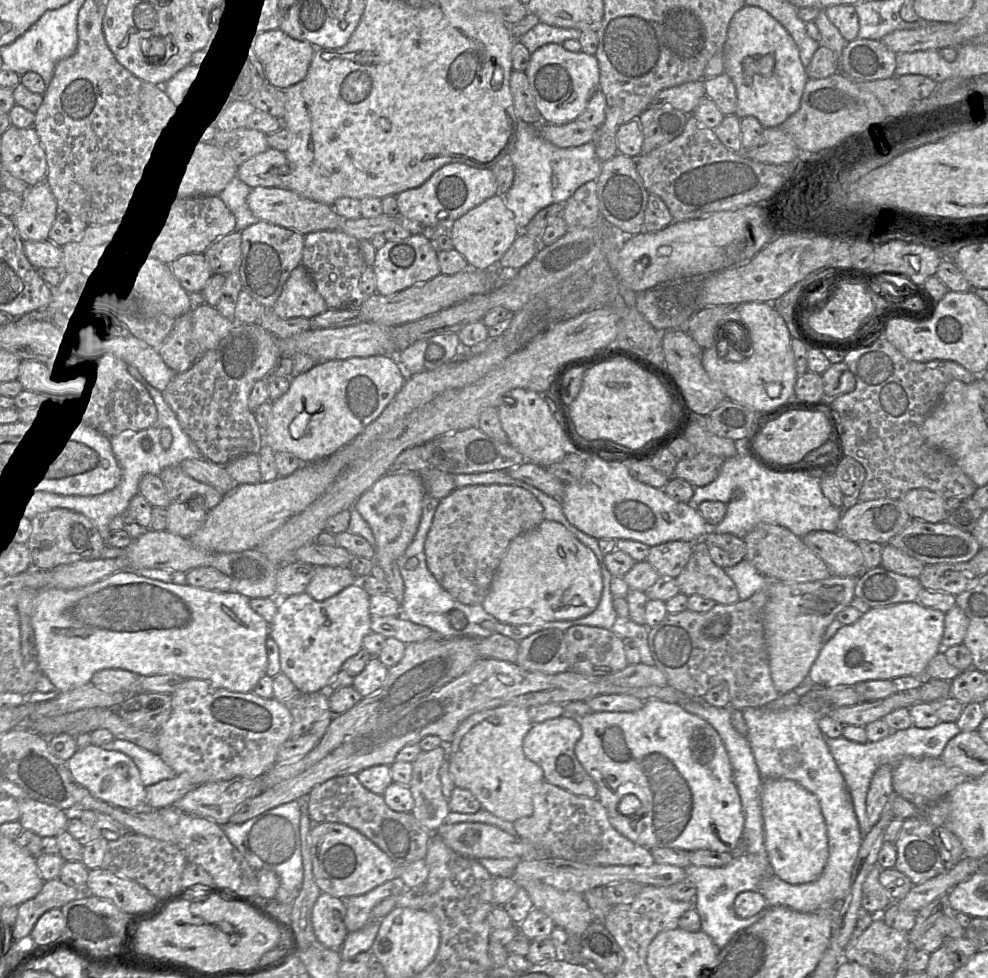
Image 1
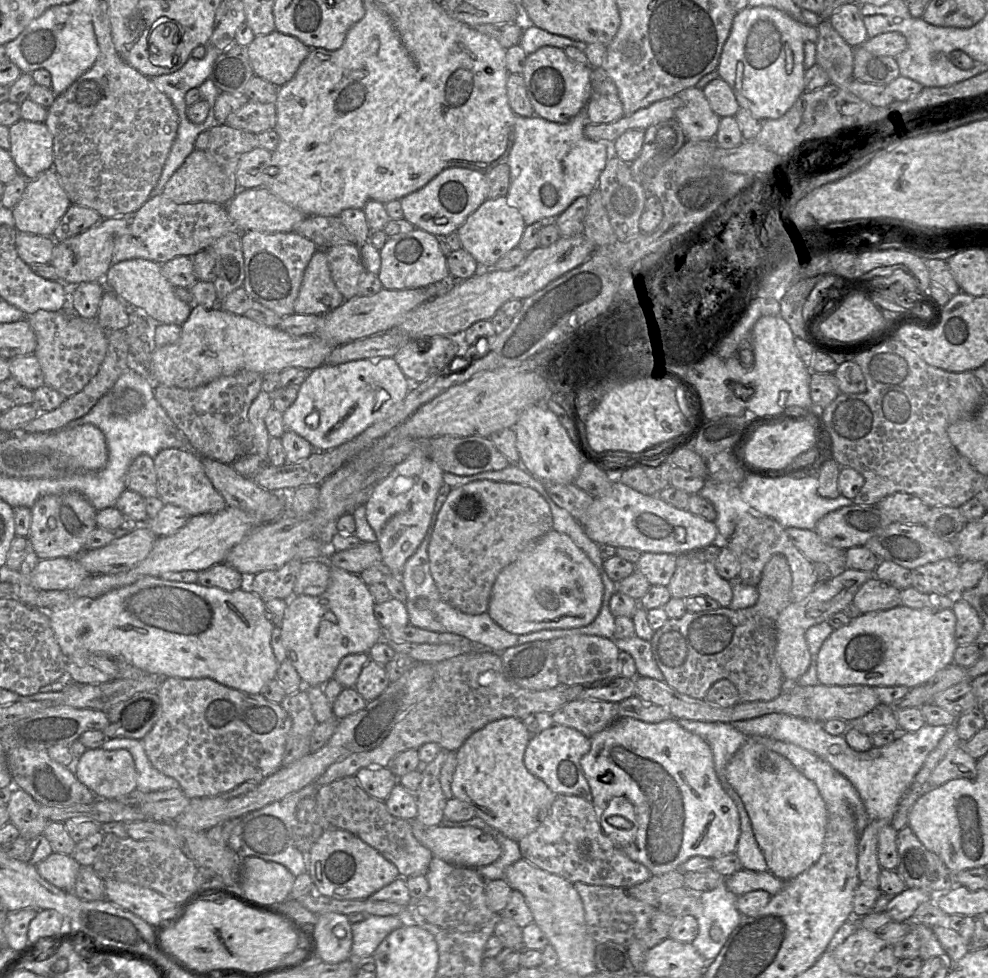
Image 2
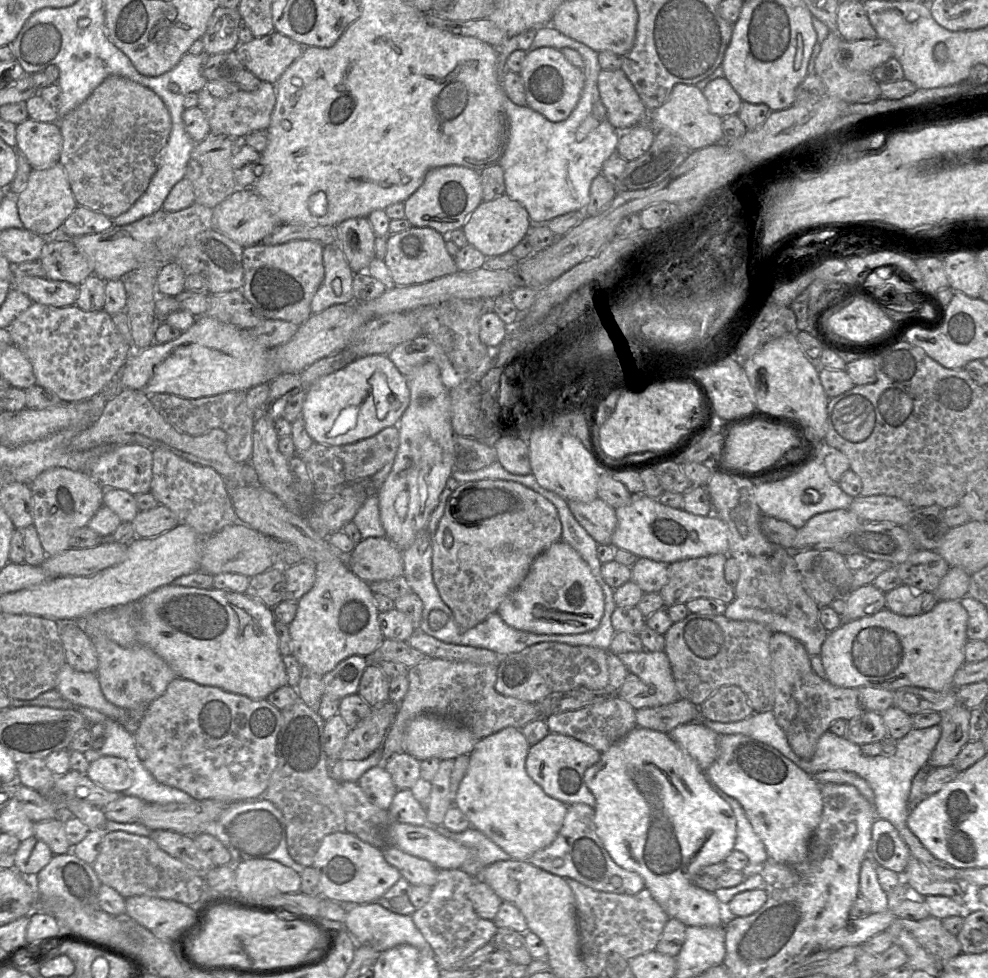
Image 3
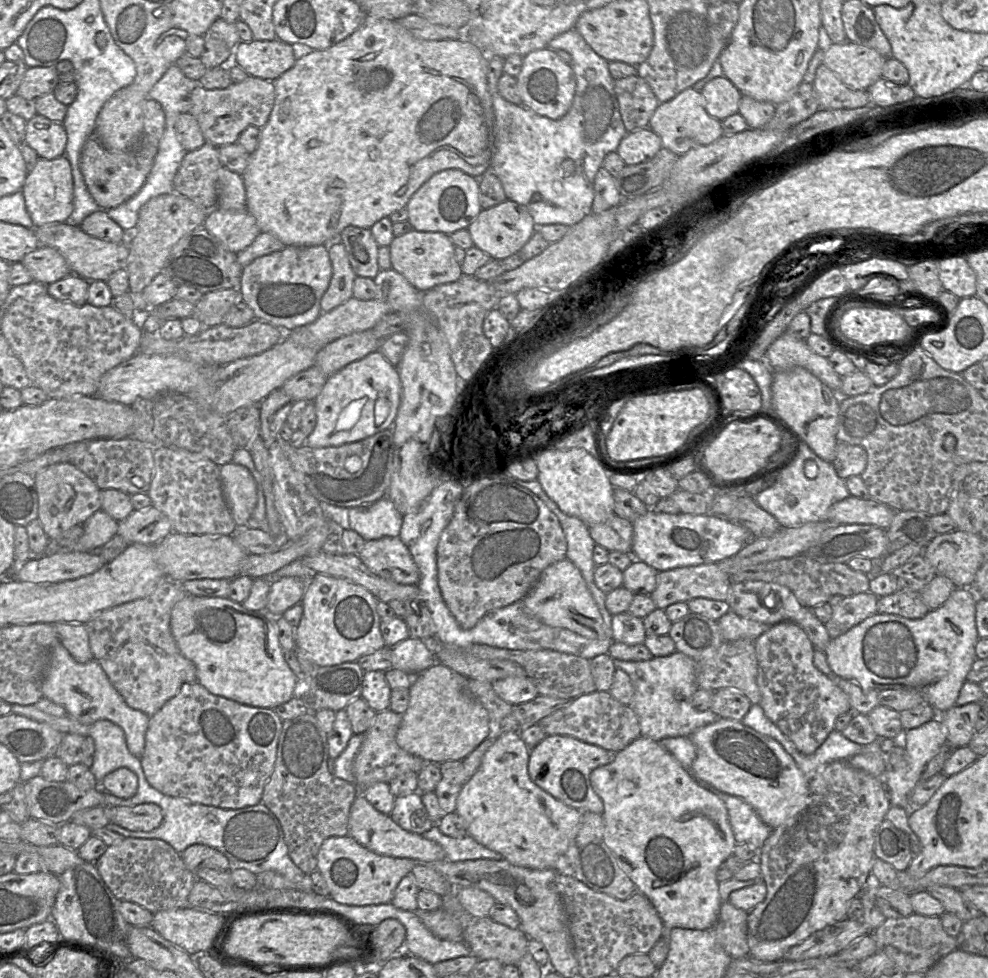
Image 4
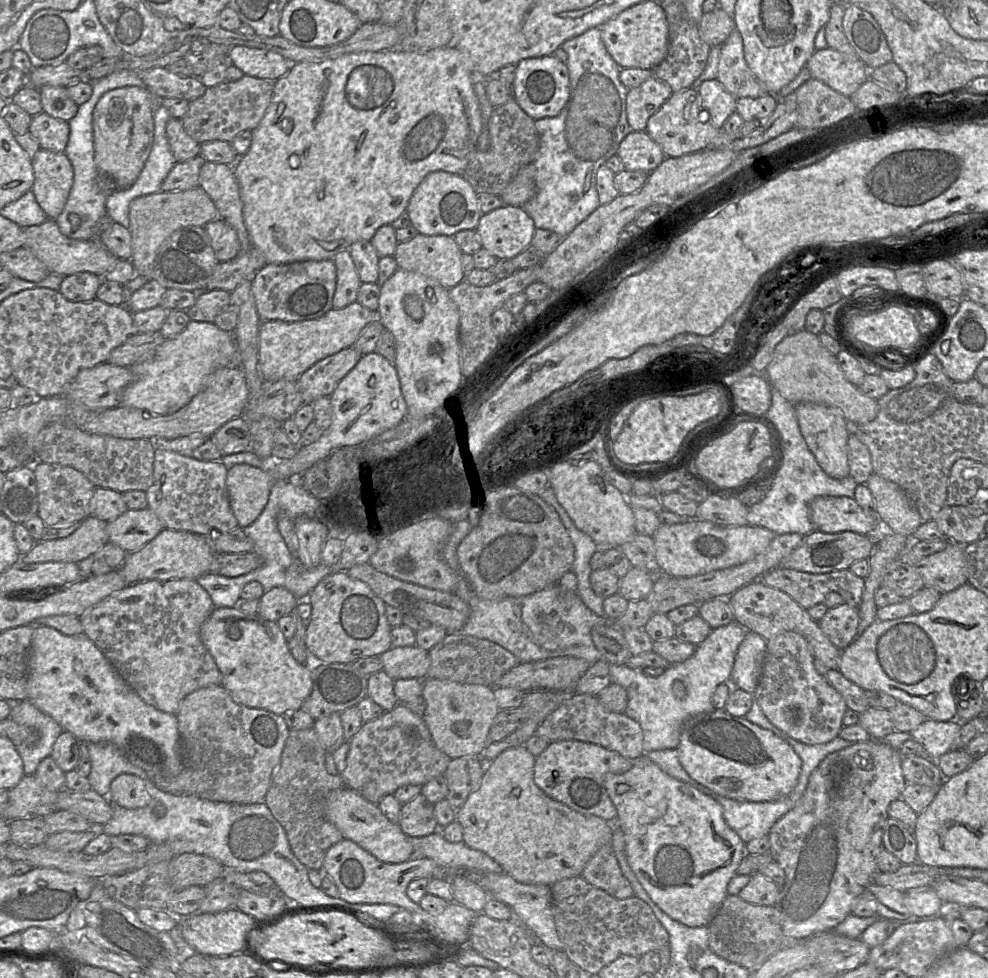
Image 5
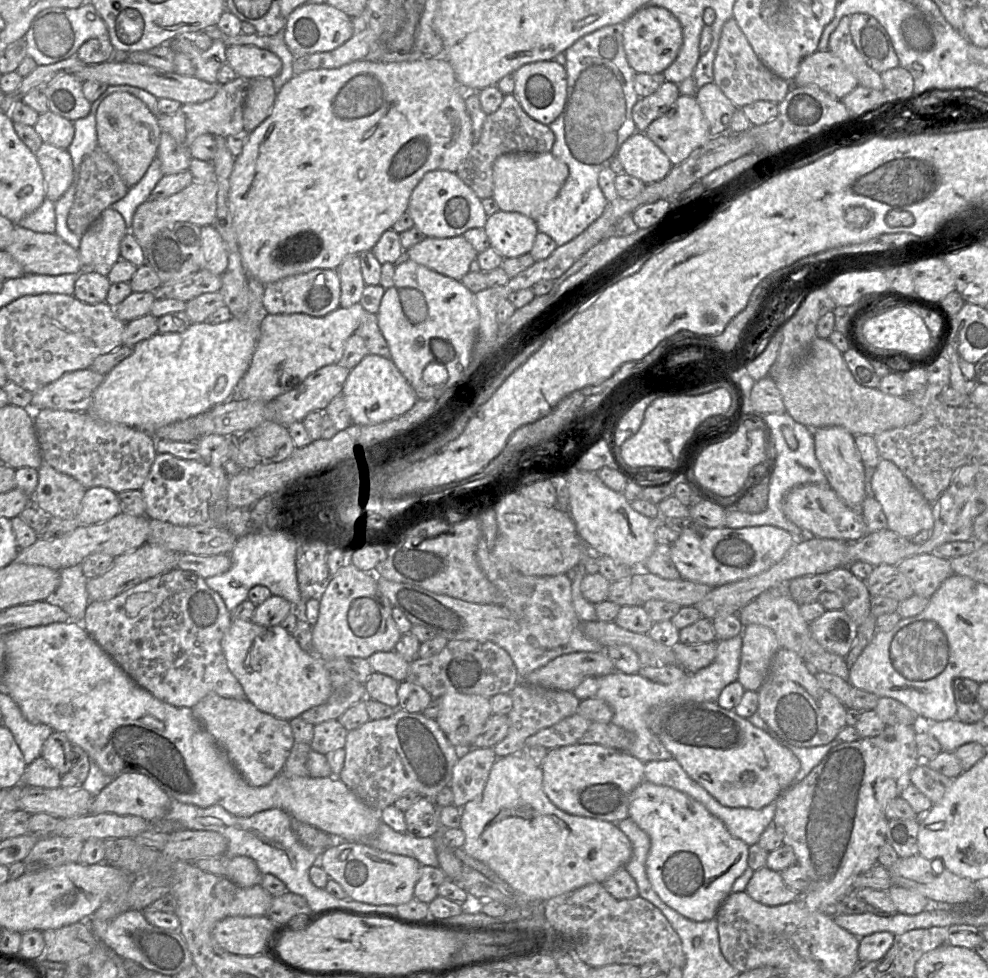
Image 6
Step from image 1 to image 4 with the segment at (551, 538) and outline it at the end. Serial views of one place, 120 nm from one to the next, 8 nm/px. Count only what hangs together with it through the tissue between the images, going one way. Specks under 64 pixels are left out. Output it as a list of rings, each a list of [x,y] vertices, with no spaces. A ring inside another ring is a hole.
[[[567,558],[545,568],[532,590],[522,599],[541,622],[571,630],[590,639],[603,638],[603,619],[580,570]]]

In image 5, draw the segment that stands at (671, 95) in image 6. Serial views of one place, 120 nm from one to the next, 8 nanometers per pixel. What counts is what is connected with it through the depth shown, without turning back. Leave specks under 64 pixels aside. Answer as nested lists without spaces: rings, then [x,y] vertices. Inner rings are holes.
[[[651,77],[641,85],[629,89],[626,114],[632,131],[645,131],[647,122],[673,94],[670,86]]]

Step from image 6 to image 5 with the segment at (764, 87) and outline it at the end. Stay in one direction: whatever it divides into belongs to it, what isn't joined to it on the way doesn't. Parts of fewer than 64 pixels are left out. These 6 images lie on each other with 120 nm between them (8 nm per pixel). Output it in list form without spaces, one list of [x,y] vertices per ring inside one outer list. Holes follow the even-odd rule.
[[[736,29],[721,46],[716,79],[736,99],[768,94],[745,61],[742,37]]]

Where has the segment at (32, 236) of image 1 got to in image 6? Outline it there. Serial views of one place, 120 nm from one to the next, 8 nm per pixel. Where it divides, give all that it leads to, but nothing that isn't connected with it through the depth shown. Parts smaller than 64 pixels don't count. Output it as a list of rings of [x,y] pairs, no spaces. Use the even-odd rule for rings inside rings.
[[[42,143],[35,153],[40,165],[46,198],[56,202],[68,190],[73,181],[73,162],[67,149]]]

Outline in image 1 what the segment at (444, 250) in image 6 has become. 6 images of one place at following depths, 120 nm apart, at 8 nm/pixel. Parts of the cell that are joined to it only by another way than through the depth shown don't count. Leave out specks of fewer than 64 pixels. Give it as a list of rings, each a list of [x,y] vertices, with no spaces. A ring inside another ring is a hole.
[[[416,233],[397,241],[386,241],[380,249],[376,250],[372,266],[375,273],[376,293],[391,295],[441,274],[437,252],[432,237],[425,233]]]

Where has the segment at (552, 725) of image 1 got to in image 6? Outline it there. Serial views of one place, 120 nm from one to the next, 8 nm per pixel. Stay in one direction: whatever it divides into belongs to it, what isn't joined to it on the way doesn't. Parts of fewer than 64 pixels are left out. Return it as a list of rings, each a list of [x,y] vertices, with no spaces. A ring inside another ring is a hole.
[[[598,744],[567,745],[548,750],[540,765],[543,790],[560,810],[617,823],[628,818],[630,795],[644,779],[644,763],[626,751]]]

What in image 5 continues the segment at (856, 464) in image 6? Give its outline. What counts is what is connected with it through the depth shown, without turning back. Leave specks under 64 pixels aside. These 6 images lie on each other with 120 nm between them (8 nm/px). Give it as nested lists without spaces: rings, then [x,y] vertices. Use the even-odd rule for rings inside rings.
[[[798,403],[796,417],[801,434],[823,471],[830,477],[842,479],[849,476],[847,441],[852,426],[841,409],[818,403]]]

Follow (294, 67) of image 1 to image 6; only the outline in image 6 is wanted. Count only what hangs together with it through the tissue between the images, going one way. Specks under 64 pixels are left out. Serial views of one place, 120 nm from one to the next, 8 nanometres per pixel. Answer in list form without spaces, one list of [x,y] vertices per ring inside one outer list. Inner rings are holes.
[[[232,45],[226,49],[227,64],[247,80],[274,78],[282,69],[281,59],[268,49],[252,45]]]

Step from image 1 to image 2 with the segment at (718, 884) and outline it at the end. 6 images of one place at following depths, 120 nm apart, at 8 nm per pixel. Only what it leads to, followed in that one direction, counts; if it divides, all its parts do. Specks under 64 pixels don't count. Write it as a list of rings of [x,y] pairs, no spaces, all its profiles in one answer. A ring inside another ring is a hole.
[[[725,883],[713,890],[699,893],[702,914],[697,919],[699,932],[692,945],[708,962],[718,956],[730,934],[744,918],[737,908],[738,897],[727,889]]]

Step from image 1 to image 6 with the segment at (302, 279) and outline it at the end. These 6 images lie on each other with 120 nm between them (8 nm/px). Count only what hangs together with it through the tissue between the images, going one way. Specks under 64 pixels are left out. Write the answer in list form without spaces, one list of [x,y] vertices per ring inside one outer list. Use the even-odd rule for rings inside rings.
[[[358,254],[347,255],[336,270],[340,280],[340,307],[359,302],[366,284],[362,278]]]

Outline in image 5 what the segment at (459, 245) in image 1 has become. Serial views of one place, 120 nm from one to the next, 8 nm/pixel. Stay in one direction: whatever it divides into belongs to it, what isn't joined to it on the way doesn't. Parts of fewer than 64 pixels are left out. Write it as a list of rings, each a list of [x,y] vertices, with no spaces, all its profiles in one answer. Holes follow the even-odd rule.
[[[502,205],[482,214],[475,231],[482,248],[497,259],[512,259],[531,245],[535,229],[522,207]]]

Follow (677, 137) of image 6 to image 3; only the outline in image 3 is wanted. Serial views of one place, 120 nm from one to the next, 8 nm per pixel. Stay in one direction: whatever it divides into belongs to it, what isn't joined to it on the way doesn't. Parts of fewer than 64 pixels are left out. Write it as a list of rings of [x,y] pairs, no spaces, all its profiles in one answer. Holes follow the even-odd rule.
[[[676,85],[668,100],[662,106],[648,112],[649,124],[654,130],[670,131],[680,137],[691,151],[721,143],[723,140],[723,118],[710,112],[703,92],[695,85]]]

